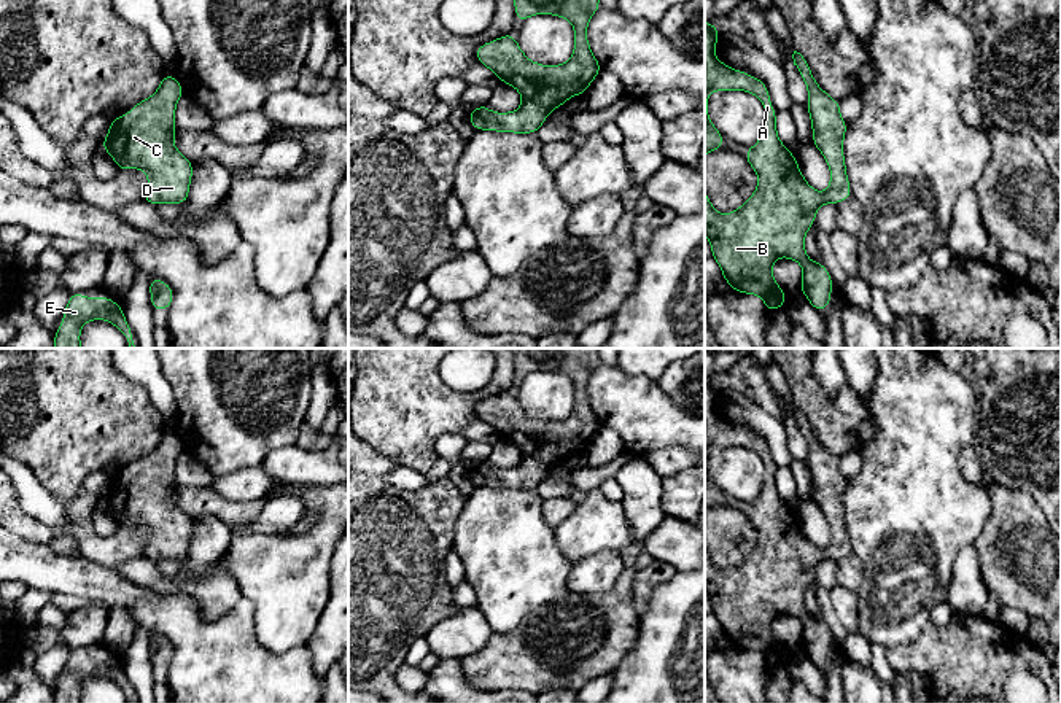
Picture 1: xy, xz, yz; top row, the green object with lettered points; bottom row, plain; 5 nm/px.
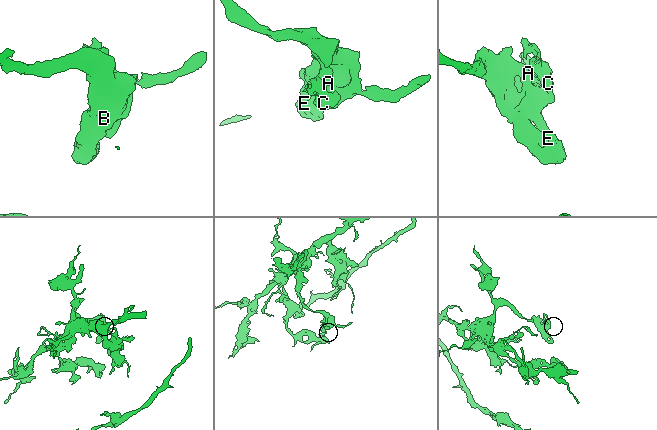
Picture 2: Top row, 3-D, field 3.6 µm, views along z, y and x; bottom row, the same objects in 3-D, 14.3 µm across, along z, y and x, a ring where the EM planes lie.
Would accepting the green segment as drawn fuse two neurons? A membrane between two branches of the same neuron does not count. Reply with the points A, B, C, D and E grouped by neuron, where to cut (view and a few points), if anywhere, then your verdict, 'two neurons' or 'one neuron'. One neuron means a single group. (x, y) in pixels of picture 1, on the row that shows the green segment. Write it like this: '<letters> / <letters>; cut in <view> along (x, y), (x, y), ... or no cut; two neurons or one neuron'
A B C D E; no cut; one neuron

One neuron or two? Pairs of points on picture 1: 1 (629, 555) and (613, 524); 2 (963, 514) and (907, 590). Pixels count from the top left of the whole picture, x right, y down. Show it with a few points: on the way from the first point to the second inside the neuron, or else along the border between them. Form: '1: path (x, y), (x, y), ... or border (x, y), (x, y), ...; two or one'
1: border (632, 541), (617, 551); two
2: path (944, 533), (909, 571); one

